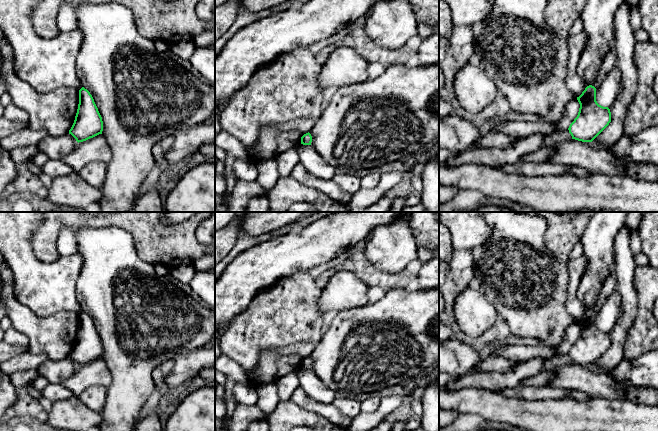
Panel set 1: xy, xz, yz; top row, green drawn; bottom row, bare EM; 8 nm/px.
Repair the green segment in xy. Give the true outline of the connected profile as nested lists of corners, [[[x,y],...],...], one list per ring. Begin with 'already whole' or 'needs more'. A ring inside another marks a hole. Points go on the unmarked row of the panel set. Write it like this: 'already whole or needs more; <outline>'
already whole; [[[82,311],[79,314],[79,328],[74,347],[69,354],[76,365],[83,366],[103,355],[102,341],[90,316]]]

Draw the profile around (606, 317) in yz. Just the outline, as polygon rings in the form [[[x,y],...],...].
[[[615,290],[605,304],[596,312],[596,325],[603,331],[610,332],[620,313],[620,293]]]

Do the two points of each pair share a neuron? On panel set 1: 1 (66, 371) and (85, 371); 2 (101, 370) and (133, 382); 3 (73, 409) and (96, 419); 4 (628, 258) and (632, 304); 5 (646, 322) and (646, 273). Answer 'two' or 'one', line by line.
1: two
2: two
3: one
4: one
5: one

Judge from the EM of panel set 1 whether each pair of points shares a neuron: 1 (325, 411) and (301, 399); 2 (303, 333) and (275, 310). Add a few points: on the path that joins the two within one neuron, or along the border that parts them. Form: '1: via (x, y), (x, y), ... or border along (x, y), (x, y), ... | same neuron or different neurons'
1: via (319, 408), (307, 403) | same neuron
2: via (296, 326), (282, 314) | same neuron

